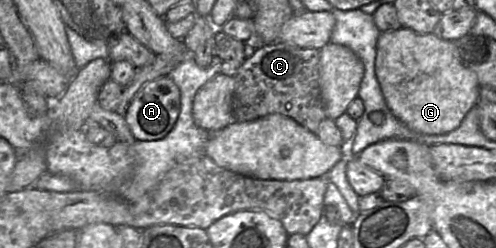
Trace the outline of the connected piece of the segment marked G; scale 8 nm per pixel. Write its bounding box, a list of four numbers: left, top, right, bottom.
[375,27,479,135]

